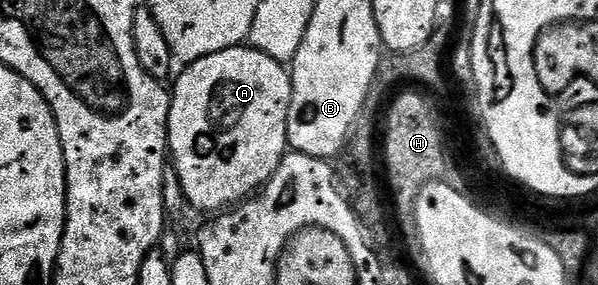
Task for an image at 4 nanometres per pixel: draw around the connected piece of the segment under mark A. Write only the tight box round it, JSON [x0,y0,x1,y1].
[167,46,291,214]

